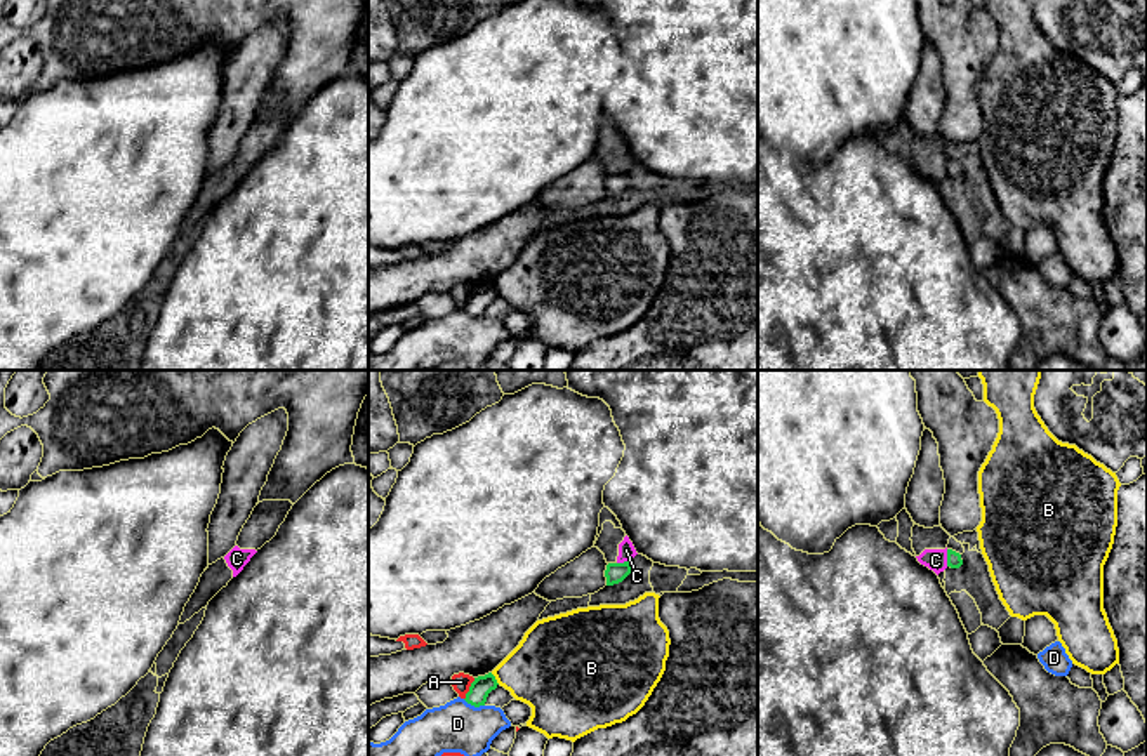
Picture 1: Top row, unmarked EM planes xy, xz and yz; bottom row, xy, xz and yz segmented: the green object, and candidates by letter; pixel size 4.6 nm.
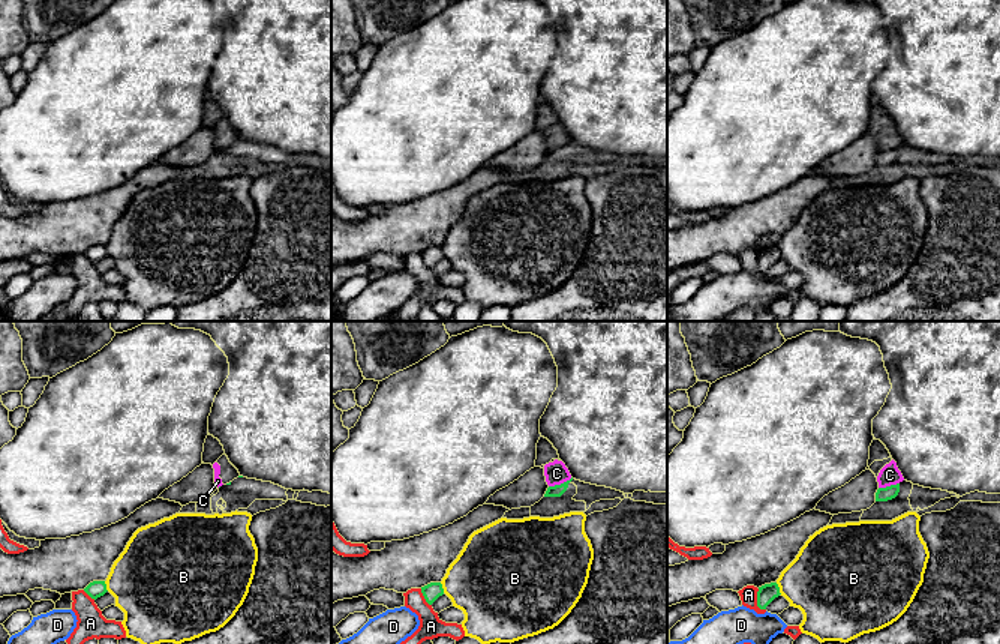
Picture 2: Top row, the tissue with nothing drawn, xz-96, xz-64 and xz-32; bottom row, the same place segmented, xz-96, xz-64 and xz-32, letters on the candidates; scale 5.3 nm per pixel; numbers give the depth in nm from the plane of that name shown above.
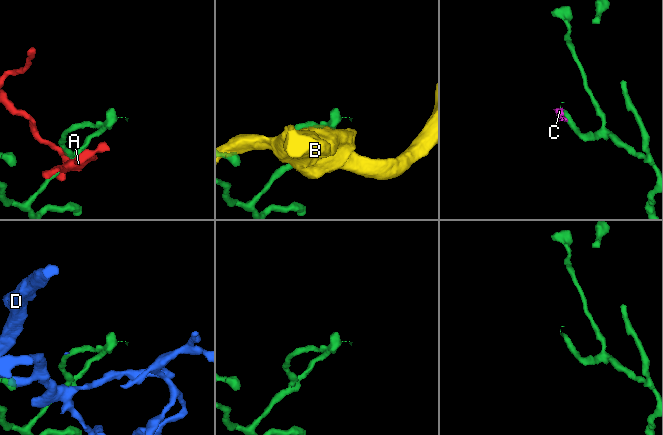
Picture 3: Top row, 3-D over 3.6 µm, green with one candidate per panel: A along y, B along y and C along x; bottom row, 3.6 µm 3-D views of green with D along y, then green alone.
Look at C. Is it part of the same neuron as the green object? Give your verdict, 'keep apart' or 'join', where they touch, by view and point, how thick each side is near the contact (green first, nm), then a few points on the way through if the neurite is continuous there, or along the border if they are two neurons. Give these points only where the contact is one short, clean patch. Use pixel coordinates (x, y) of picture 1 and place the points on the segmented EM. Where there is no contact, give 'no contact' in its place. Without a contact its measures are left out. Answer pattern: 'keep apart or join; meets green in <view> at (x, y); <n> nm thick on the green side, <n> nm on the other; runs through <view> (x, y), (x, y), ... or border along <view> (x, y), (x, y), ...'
keep apart; meets green in yz at (948, 558); 70 nm thick on the green side, 100 nm on the other; border along yz (946, 550), (948, 565)

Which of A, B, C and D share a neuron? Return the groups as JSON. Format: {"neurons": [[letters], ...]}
{"neurons": [["A"], ["B"], ["C"], ["D"]]}

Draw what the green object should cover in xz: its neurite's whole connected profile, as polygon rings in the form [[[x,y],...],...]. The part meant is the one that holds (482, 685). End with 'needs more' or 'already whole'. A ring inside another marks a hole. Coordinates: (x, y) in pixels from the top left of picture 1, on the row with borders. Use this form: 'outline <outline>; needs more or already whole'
outline [[[492,673],[485,676],[478,676],[471,683],[469,692],[466,693],[464,700],[474,707],[485,706],[488,693],[495,690],[497,685],[499,683]]]; already whole

